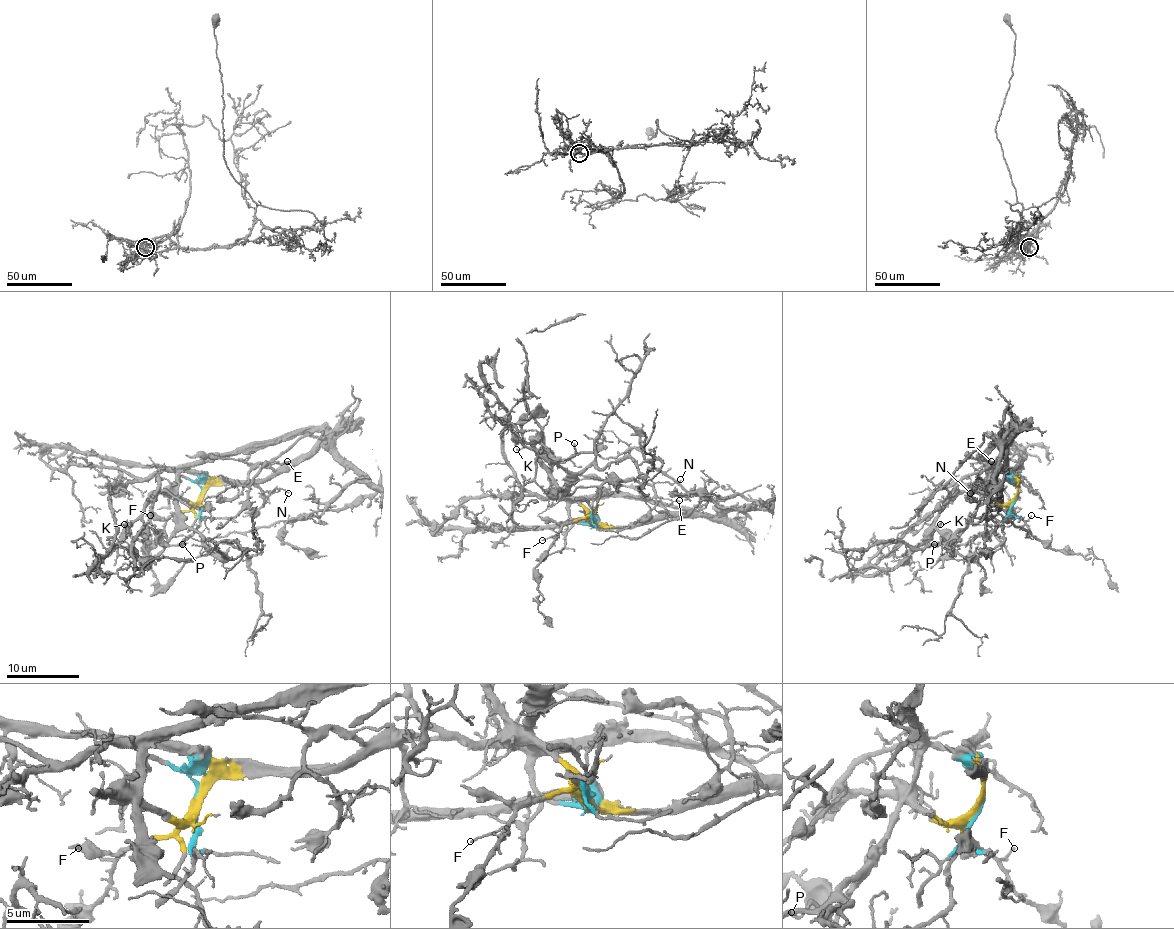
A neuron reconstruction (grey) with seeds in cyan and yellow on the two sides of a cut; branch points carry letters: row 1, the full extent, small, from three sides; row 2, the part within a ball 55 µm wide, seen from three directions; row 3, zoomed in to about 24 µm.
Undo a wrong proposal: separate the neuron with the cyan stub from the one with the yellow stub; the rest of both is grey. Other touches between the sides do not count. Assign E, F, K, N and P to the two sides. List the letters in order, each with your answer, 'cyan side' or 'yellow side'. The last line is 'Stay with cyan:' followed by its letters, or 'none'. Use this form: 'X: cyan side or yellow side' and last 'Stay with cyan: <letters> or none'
E: yellow side
F: yellow side
K: yellow side
N: yellow side
P: yellow side
Stay with cyan: none

